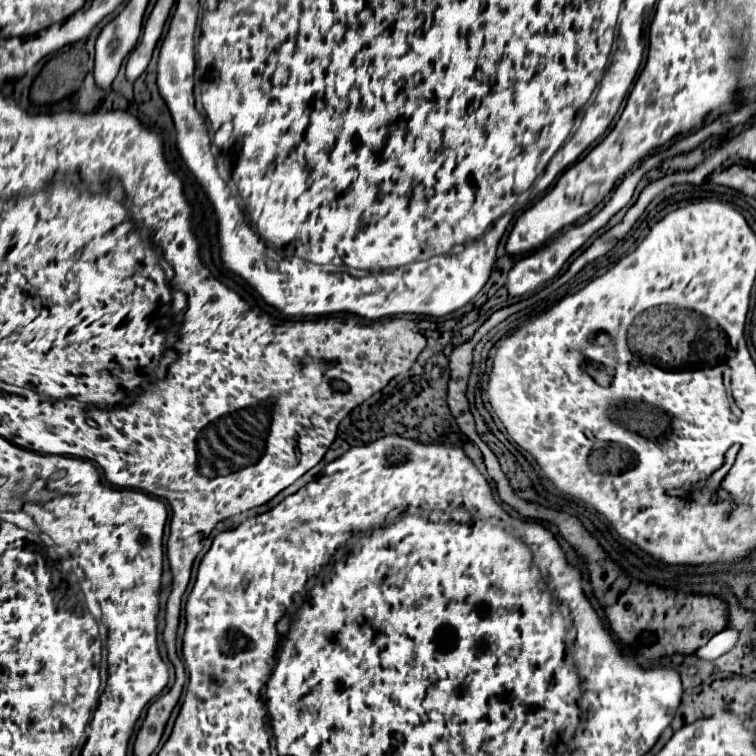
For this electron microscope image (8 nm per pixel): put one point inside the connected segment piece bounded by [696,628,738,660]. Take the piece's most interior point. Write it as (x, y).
(720, 644)

